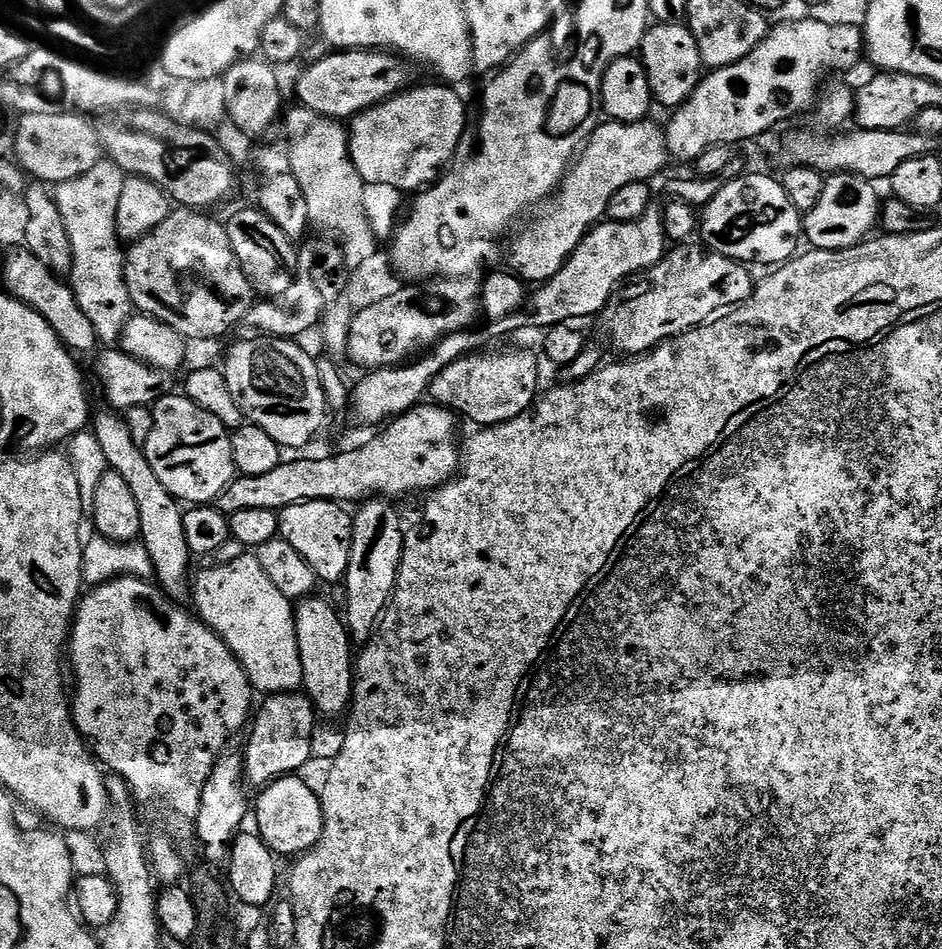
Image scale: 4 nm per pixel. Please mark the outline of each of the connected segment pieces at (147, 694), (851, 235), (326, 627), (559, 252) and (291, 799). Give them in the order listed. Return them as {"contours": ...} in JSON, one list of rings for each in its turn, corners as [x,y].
{"contours":[[[[113,582],[95,587],[92,592],[81,599],[72,621],[72,631],[70,639],[66,645],[67,655],[72,655],[72,672],[76,675],[76,697],[73,695],[70,700],[72,709],[72,721],[76,724],[76,729],[84,737],[91,753],[97,761],[109,773],[120,776],[123,783],[128,785],[132,792],[132,799],[137,805],[148,807],[148,812],[156,816],[160,823],[160,832],[156,832],[146,844],[146,852],[150,857],[150,863],[155,879],[164,886],[176,886],[181,883],[184,876],[184,856],[180,853],[180,844],[172,836],[189,836],[194,832],[194,825],[198,818],[198,808],[202,802],[202,792],[214,766],[220,761],[221,756],[229,751],[228,743],[239,734],[240,731],[249,727],[254,716],[254,706],[252,708],[252,696],[254,689],[248,676],[242,670],[240,664],[234,658],[232,651],[216,637],[204,621],[195,615],[183,616],[180,612],[164,612],[159,616],[150,605],[144,601],[144,588],[140,584],[128,584],[132,582]]],[[[851,174],[827,177],[822,202],[804,216],[804,236],[813,249],[822,252],[845,252],[859,248],[873,235],[882,220],[882,200],[873,181]]],[[[303,599],[295,605],[296,641],[298,654],[302,658],[303,695],[312,701],[315,711],[321,717],[343,717],[349,711],[352,702],[352,682],[354,679],[353,641],[342,619],[324,600]]],[[[648,120],[637,124],[601,123],[575,157],[554,195],[547,201],[544,213],[536,224],[528,224],[516,236],[512,249],[507,249],[507,267],[525,282],[543,282],[554,278],[558,270],[568,263],[572,252],[587,232],[608,215],[610,198],[614,190],[637,182],[655,181],[655,176],[670,164],[668,138],[663,127]]],[[[299,775],[284,776],[265,787],[254,800],[254,820],[264,845],[277,857],[299,858],[311,852],[322,838],[324,829],[324,807],[320,805],[319,795]]]]}

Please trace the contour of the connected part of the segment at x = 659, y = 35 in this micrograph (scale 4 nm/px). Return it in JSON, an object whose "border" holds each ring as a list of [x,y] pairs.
{"border":[[[653,23],[639,46],[638,58],[644,64],[653,101],[659,107],[661,104],[662,107],[668,108],[667,110],[681,108],[690,99],[694,90],[699,86],[702,73],[705,71],[698,42],[687,23]]]}

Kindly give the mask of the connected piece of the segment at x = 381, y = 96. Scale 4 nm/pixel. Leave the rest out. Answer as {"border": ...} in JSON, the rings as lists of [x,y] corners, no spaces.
{"border":[[[332,50],[329,56],[324,56],[321,60],[316,60],[300,76],[300,81],[296,84],[296,96],[303,107],[314,110],[323,116],[329,116],[332,120],[341,122],[347,121],[359,112],[365,112],[367,108],[373,108],[375,104],[380,104],[384,100],[389,100],[392,96],[397,96],[401,90],[409,87],[413,69],[409,61],[395,52],[385,52],[383,50]]]}

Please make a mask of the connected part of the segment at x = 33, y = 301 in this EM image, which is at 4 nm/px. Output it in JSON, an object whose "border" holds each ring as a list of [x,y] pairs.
{"border":[[[12,250],[7,254],[8,261],[4,264],[4,284],[7,295],[12,299],[22,302],[28,308],[42,317],[52,327],[54,334],[60,339],[61,344],[73,354],[79,352],[92,352],[98,348],[96,331],[90,326],[90,320],[76,304],[76,295],[72,293],[71,287],[64,284],[57,273],[52,272],[38,258],[34,258],[27,250]]]}

